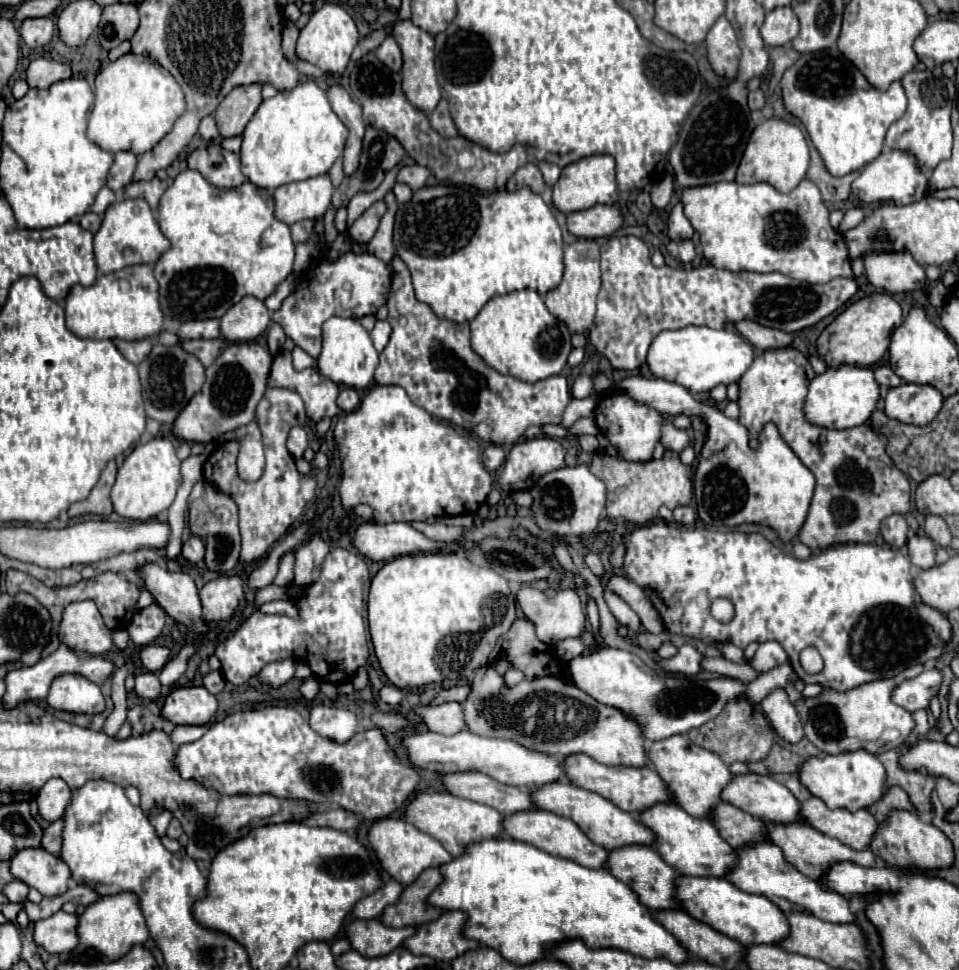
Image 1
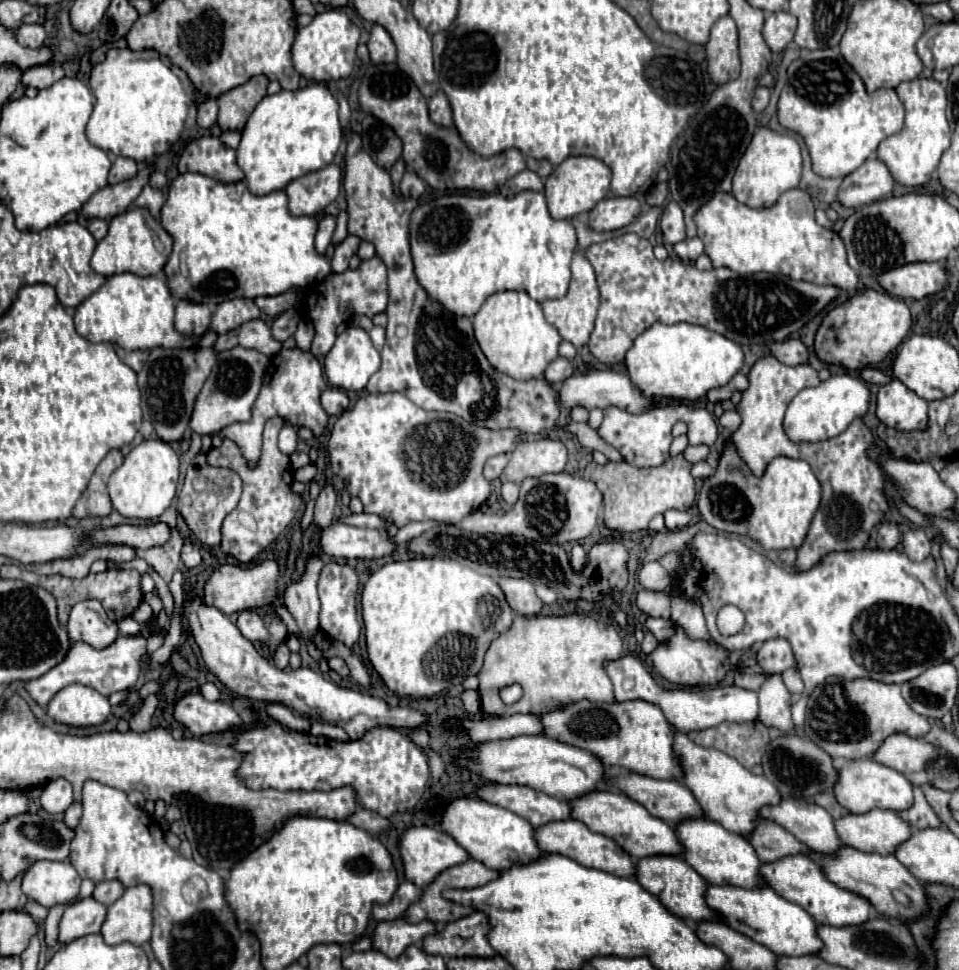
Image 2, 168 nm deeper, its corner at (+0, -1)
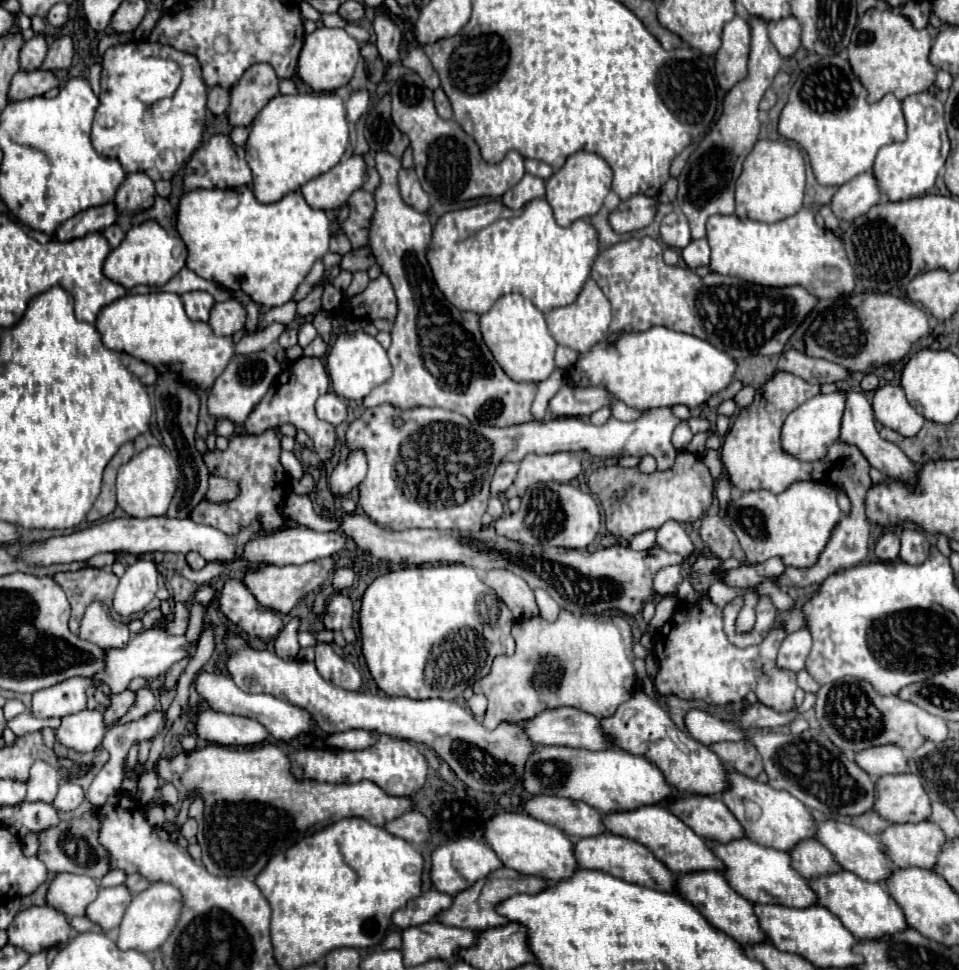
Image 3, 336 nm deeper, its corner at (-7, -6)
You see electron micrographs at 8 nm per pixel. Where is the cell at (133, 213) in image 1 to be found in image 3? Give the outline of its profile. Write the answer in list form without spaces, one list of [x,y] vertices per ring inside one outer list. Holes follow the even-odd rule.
[[[150,220],[138,226],[132,226],[120,248],[114,248],[106,262],[104,262],[104,274],[122,284],[124,288],[134,288],[138,284],[148,284],[148,286],[164,286],[174,274],[180,272],[180,268],[184,268],[186,264],[186,246],[180,238],[172,238],[166,234],[166,230]]]

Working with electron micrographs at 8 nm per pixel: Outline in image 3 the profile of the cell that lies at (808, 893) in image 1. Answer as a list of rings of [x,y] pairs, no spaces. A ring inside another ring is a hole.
[[[832,872],[832,876],[820,876],[820,880],[808,880],[808,886],[816,892],[816,906],[828,908],[834,916],[840,918],[844,928],[848,928],[860,940],[874,940],[906,930],[904,914],[882,884],[866,882],[852,872]]]

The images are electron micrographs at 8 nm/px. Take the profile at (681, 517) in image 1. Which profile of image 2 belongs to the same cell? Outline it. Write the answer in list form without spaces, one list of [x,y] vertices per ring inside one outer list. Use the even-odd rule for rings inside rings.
[[[671,509],[671,511],[665,511],[663,517],[665,517],[665,527],[669,531],[679,531],[691,521],[691,515],[687,511],[673,511]]]

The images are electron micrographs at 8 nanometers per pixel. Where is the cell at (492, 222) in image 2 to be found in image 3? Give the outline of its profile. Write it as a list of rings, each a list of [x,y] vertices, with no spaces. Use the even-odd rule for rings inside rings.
[[[534,198],[516,212],[506,208],[502,202],[492,200],[442,214],[432,230],[432,240],[428,244],[428,264],[440,292],[444,292],[446,300],[460,310],[484,314],[500,296],[518,292],[530,298],[542,312],[550,312],[576,300],[586,278],[590,276],[590,266],[598,250],[596,230],[584,220],[576,220],[568,228],[558,226],[552,206],[546,198]]]

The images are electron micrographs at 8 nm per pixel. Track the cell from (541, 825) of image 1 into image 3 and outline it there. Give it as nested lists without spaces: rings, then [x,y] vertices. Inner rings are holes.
[[[602,832],[600,836],[580,838],[576,842],[576,862],[580,864],[580,868],[602,870],[616,878],[628,880],[632,884],[656,888],[660,892],[674,892],[674,874],[662,862],[658,862],[642,844],[638,844],[630,838],[624,838],[624,836]]]

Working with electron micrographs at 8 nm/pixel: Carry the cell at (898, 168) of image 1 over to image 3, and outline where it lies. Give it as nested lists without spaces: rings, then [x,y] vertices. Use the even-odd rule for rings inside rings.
[[[864,172],[842,184],[834,194],[830,206],[840,220],[854,220],[856,216],[862,216],[864,212],[868,212],[868,208],[878,204],[880,198],[882,194],[874,174]]]

